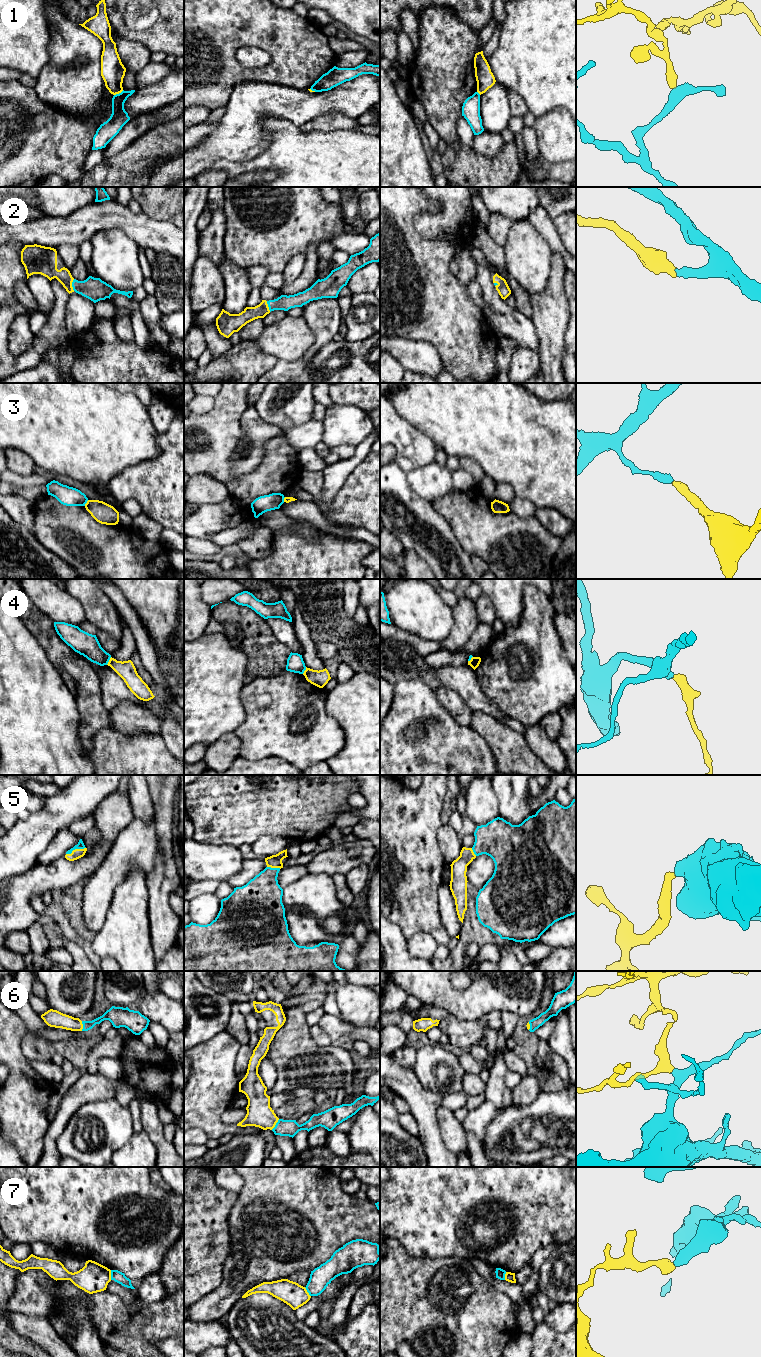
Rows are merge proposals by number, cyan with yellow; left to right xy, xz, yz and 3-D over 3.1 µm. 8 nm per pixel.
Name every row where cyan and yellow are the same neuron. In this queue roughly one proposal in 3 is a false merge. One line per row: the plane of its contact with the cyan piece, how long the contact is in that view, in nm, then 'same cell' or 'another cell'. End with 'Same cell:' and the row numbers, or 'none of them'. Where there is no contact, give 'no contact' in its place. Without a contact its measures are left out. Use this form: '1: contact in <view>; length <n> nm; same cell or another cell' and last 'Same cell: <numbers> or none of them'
1: contact in xy; length 90 nm; another cell
2: contact in xy; length 100 nm; same cell
3: contact in xy; length 60 nm; another cell
4: contact in xy; length 80 nm; another cell
5: contact in xy; length 170 nm; same cell
6: contact in xz; length 110 nm; same cell
7: contact in xy; length 80 nm; another cell
Same cell: 2, 5, 6

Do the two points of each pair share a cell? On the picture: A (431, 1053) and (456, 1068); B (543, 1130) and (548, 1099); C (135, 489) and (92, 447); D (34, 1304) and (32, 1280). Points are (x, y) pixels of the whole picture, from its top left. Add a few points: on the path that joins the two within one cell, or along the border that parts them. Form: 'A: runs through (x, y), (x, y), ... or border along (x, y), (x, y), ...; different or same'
A: runs through (437, 1055), (446, 1058), (450, 1062); same
B: runs through (548, 1122), (548, 1107); same
C: border along (140, 462), (126, 467), (115, 475), (107, 485); different
D: runs through (34, 1298), (33, 1286); same

